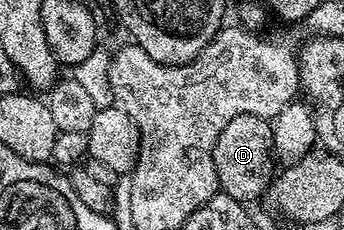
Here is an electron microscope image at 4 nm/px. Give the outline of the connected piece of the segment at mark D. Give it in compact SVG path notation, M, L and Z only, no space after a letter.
M263 116L231 118L231 122L223 126L213 147L213 174L220 191L242 202L260 201L264 197L275 168L271 159L272 138L270 121Z

